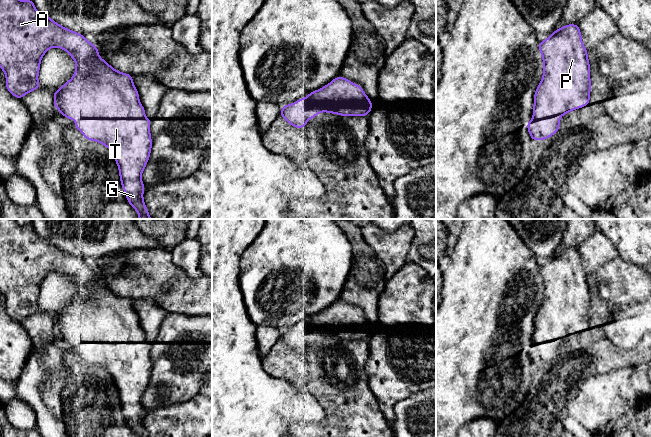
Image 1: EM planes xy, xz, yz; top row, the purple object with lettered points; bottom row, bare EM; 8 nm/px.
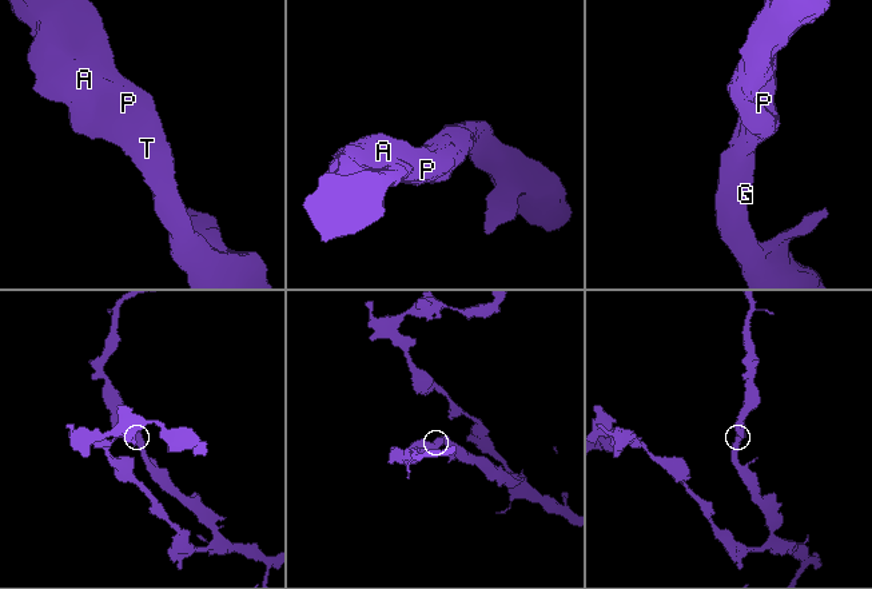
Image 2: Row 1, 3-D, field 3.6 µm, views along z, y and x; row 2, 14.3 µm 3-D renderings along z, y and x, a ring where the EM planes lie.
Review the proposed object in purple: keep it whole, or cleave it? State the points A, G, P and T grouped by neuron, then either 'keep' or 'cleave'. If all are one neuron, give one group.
A G P T; keep

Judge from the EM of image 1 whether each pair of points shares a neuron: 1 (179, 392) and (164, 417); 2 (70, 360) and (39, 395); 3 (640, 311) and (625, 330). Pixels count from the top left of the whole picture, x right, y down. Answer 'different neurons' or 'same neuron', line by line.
1: different neurons
2: different neurons
3: same neuron

